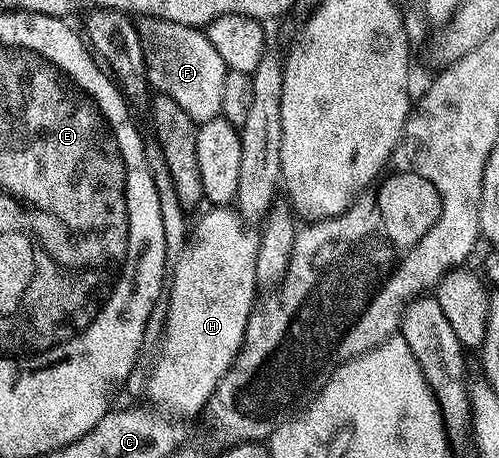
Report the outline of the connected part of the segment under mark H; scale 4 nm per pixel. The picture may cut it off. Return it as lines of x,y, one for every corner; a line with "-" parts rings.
213,205
210,211
198,221
185,243
185,248
177,255
177,264
172,264
171,278
167,283
167,319
165,331
159,342
161,356
147,371
147,398
162,412
173,417
197,415
206,410
211,393
219,381
231,369
247,329
249,314
253,312
259,295
255,277
255,253
258,232
253,231
248,222
229,205

